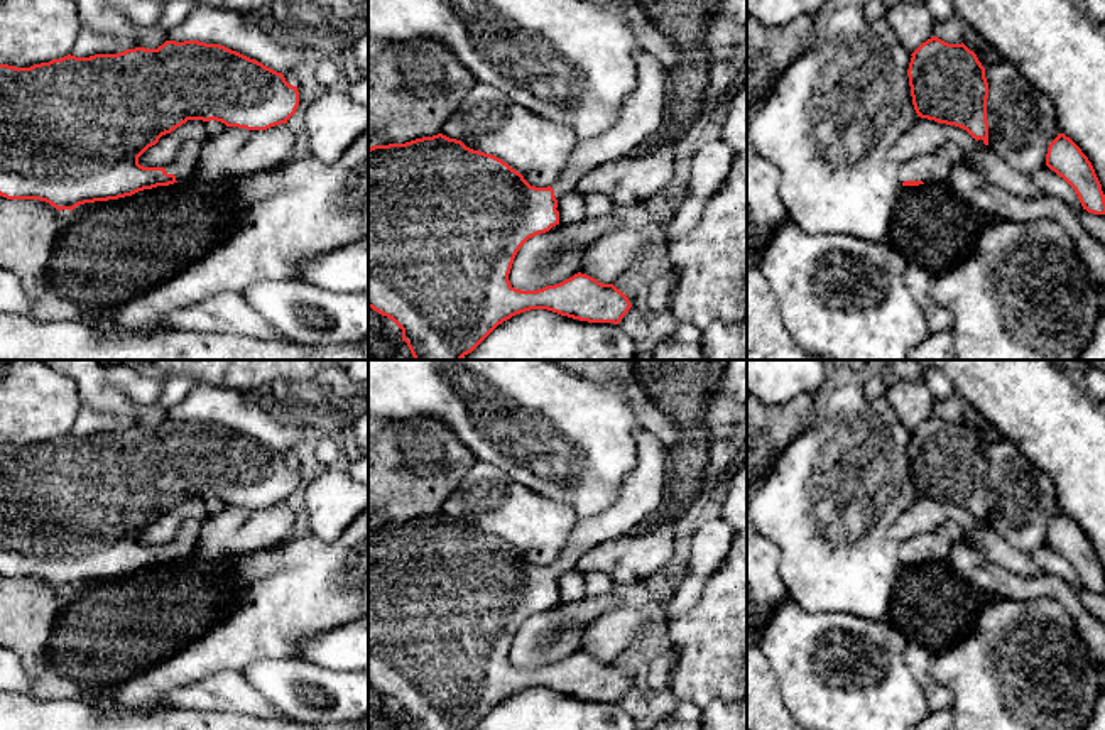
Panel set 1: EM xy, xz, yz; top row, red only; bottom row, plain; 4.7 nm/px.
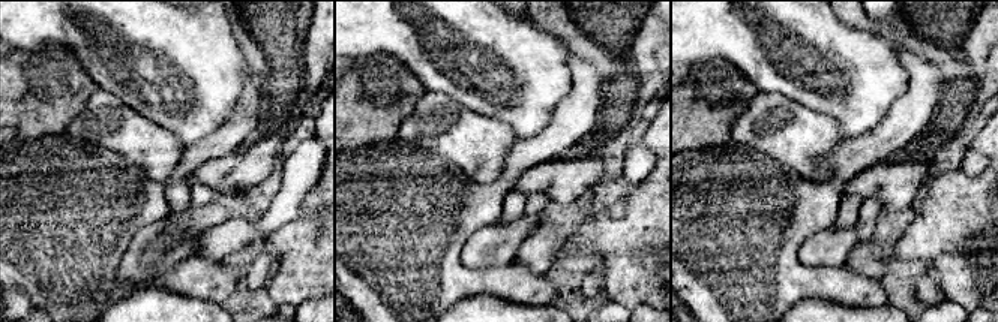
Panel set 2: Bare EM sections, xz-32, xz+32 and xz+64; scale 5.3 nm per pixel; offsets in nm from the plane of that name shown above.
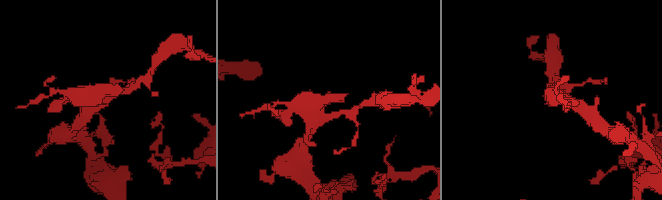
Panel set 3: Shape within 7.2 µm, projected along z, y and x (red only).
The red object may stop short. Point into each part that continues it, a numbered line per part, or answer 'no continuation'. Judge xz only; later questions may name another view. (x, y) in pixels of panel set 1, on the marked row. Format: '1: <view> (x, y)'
1: xz (639, 117)

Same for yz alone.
1: yz (936, 166)

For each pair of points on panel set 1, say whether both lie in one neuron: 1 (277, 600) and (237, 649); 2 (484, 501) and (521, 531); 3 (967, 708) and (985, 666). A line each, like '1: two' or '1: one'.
1: one
2: one
3: one

